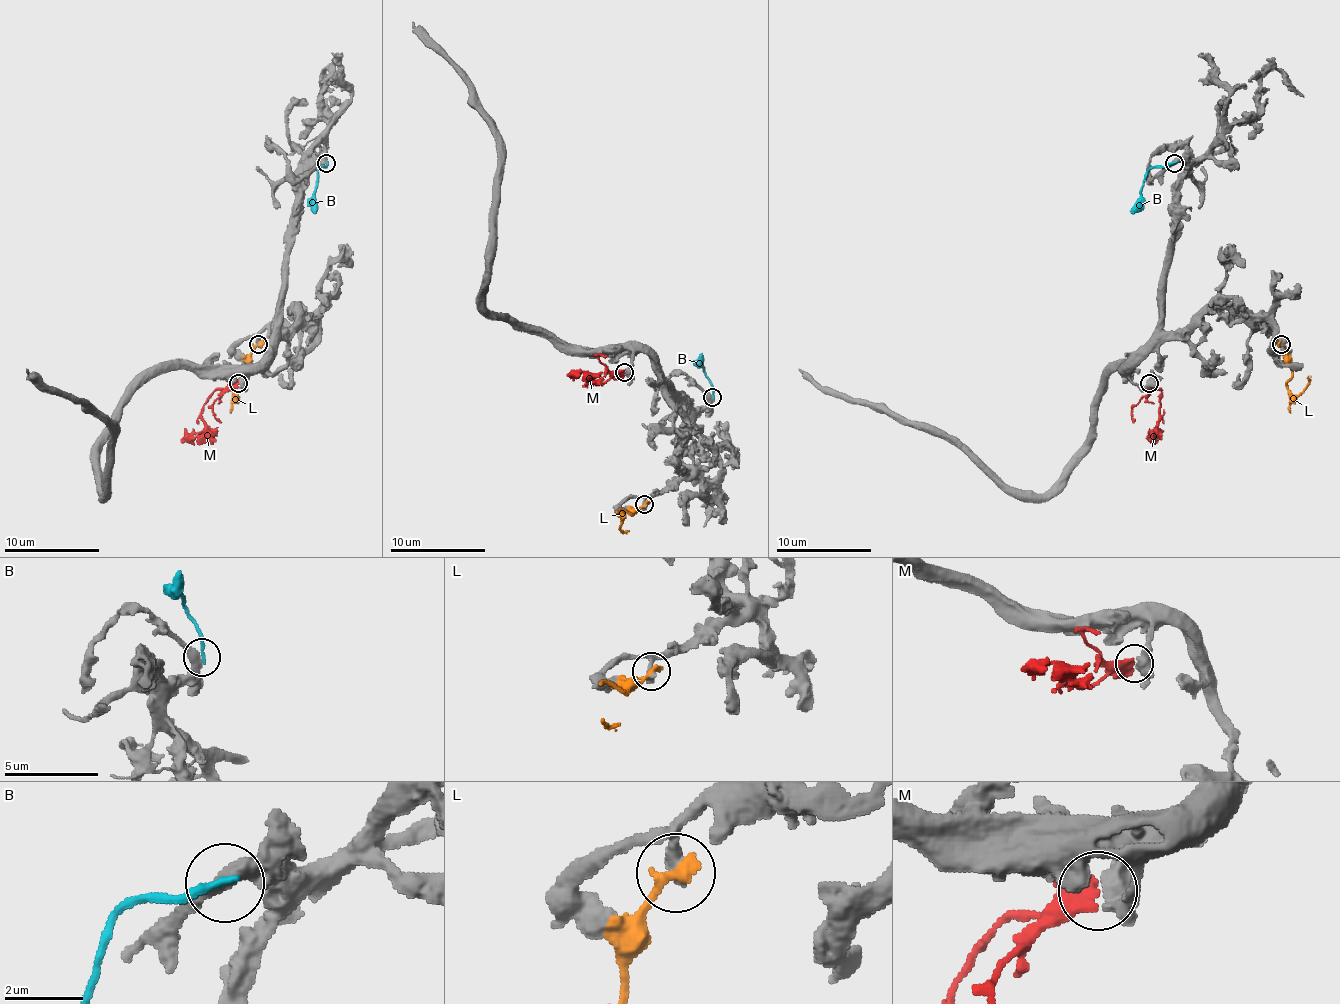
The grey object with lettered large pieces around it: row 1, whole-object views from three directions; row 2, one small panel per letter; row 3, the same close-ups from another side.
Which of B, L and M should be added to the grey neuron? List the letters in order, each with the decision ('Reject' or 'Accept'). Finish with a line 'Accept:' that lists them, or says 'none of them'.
B: Reject
L: Reject
M: Reject
Accept: none of them

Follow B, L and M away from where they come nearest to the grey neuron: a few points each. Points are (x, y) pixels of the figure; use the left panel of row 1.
B: (326, 162), (319, 172), (314, 203), (316, 212)
L: (259, 344), (254, 349), (247, 373), (233, 389), (235, 394), (240, 375)
M: (237, 382), (230, 382), (213, 392), (201, 413), (204, 432), (194, 442), (180, 442)

